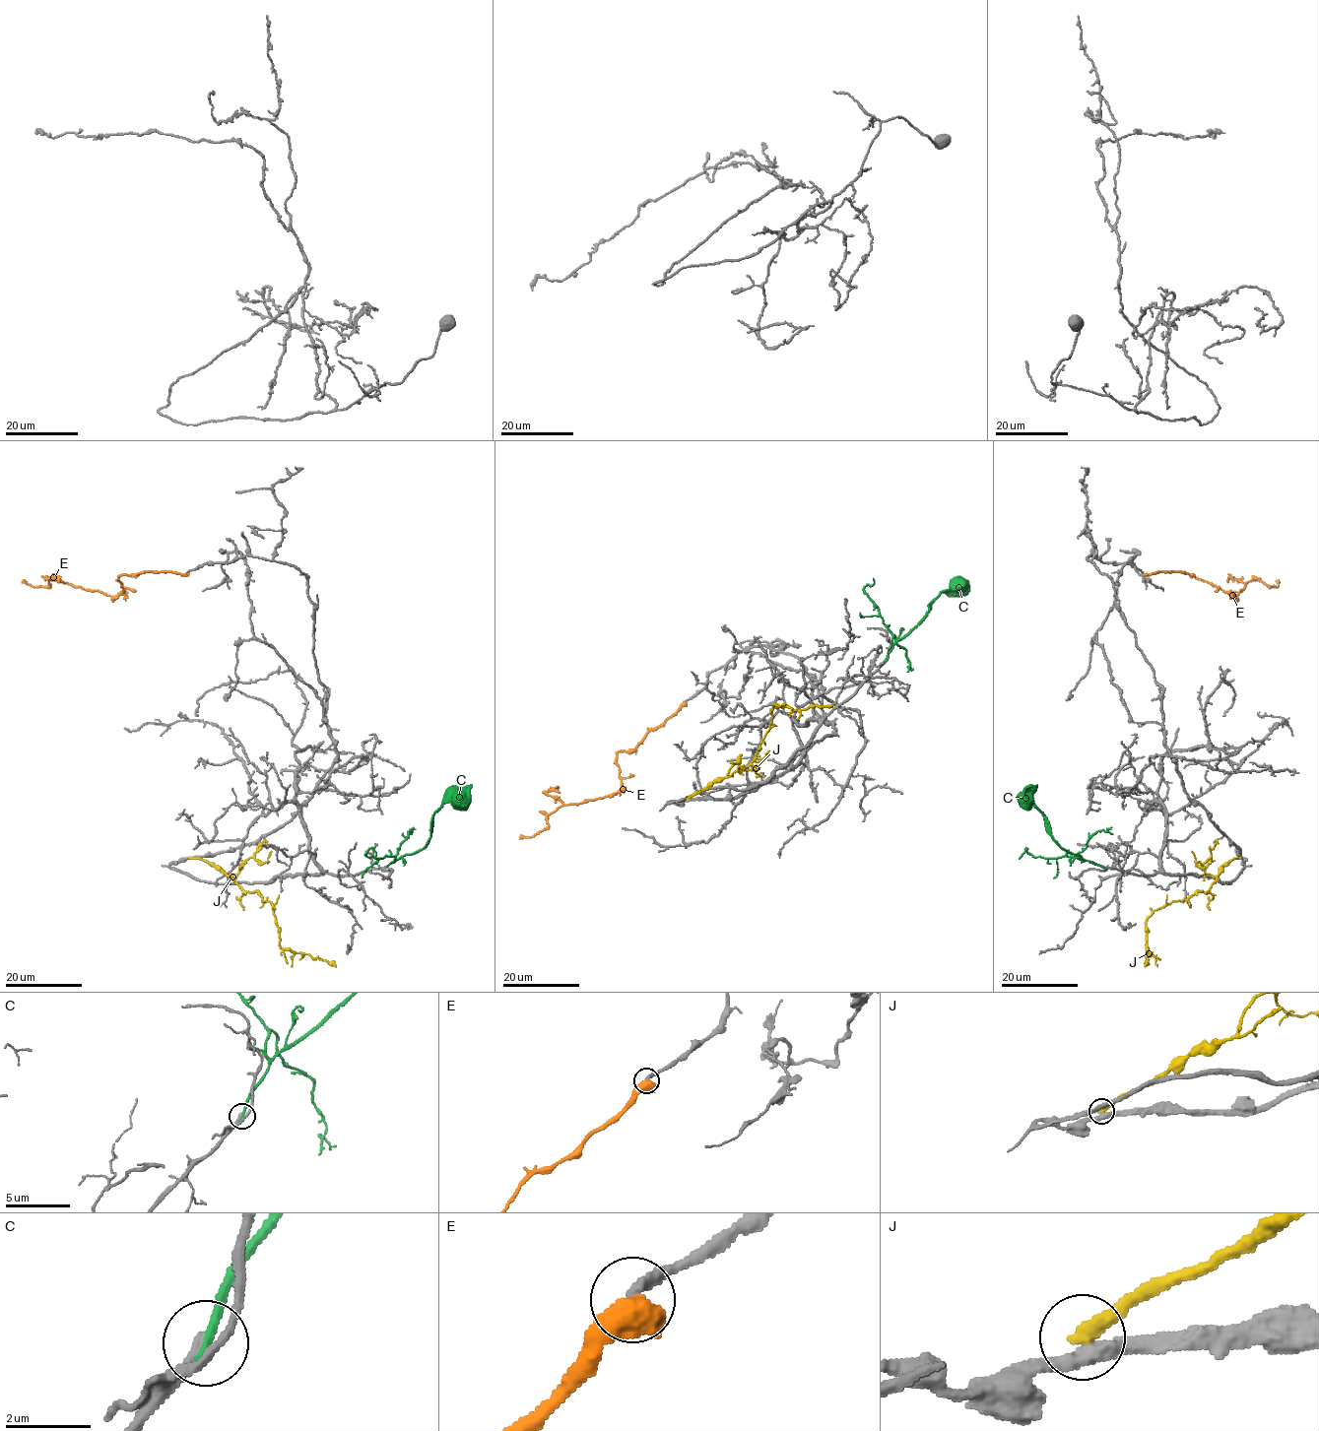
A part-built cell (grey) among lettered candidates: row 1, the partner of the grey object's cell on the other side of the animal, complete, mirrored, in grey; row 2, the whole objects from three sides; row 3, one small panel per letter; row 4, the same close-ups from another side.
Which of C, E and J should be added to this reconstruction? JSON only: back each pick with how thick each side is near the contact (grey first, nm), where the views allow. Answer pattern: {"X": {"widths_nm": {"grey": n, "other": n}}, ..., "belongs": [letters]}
{"E": {"widths_nm": {"grey": 220, "other": 650}}, "belongs": ["E"]}

